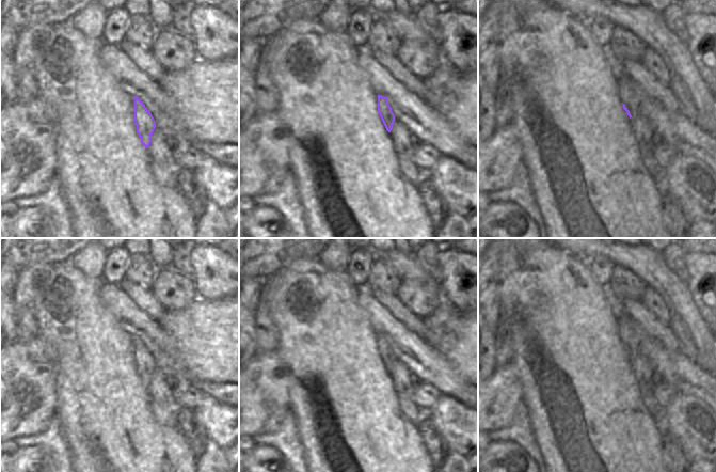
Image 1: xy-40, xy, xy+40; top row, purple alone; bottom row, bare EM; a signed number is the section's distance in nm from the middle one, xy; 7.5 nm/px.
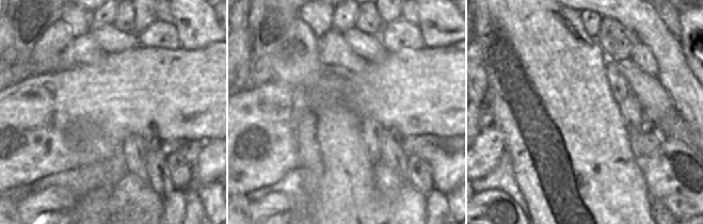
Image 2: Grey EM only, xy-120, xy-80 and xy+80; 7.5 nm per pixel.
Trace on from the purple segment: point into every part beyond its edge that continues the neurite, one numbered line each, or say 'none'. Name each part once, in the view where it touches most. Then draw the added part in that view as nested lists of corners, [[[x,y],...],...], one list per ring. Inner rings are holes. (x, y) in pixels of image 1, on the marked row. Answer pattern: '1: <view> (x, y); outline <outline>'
1: xy+40 (629, 95); outline [[[622,76],[619,79],[619,98],[630,111],[632,119],[638,114],[638,105],[640,103],[640,94],[636,90],[634,82],[629,76]]]

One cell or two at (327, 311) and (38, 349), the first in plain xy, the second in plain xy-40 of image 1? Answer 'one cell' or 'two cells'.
two cells

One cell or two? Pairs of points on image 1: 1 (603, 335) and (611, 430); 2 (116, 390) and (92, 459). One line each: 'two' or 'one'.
1: one
2: one

